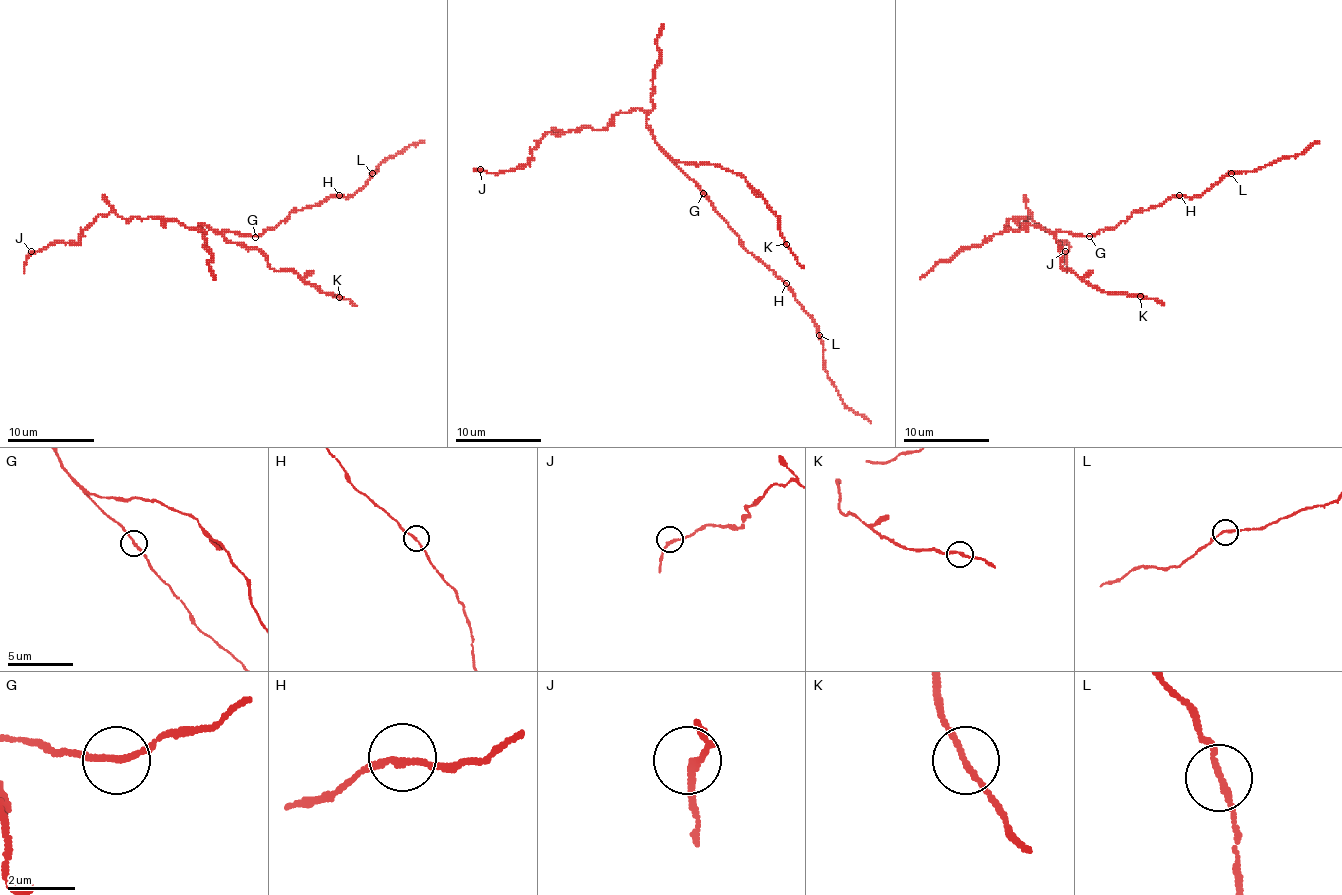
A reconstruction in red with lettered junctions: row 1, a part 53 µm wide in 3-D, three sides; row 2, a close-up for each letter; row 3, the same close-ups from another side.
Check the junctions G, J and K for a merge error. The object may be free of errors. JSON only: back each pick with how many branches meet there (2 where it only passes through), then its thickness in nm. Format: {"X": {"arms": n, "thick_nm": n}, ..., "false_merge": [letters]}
{"false_merge": []}

